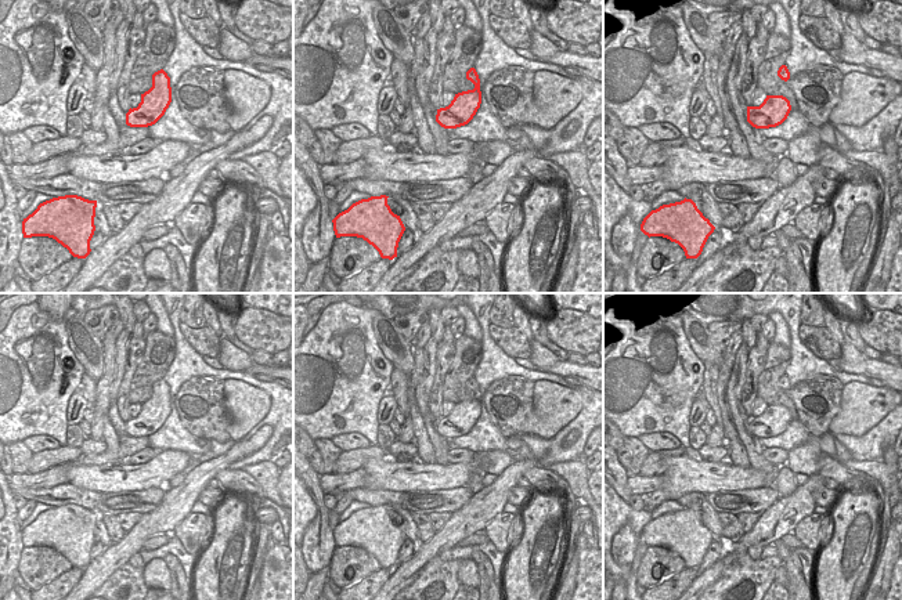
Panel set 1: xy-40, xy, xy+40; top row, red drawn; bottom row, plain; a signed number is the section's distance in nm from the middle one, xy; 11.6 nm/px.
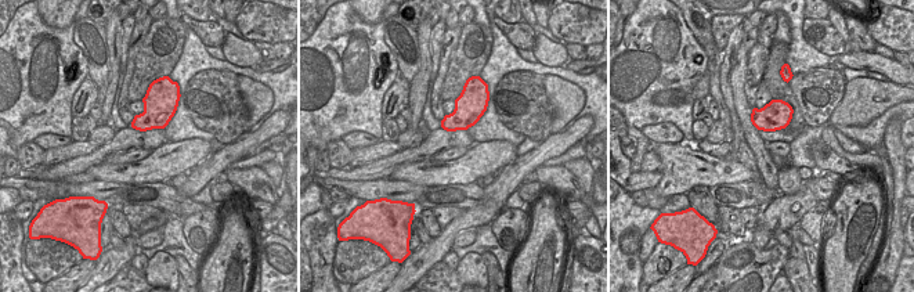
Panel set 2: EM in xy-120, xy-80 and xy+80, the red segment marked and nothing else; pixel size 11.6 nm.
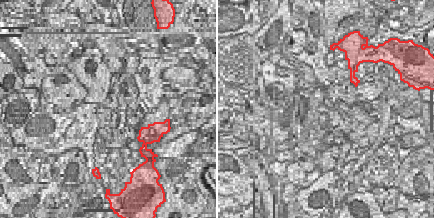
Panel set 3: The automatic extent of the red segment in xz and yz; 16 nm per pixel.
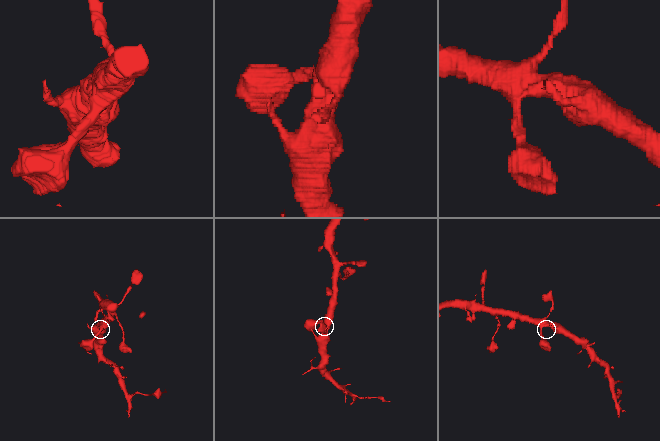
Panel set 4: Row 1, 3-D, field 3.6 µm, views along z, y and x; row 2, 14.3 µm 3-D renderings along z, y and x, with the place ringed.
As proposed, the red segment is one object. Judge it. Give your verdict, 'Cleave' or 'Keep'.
Keep.

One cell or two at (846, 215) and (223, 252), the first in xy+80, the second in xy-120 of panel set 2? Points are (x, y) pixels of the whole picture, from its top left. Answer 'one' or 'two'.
one

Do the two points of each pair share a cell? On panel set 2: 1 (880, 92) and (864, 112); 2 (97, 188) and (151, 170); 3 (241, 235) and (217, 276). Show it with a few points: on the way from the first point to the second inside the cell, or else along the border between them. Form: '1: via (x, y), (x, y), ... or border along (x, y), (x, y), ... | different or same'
1: via (877, 97), (869, 107) | same
2: border along (94, 179), (126, 183), (129, 186) | different
3: via (235, 245), (226, 266) | same

